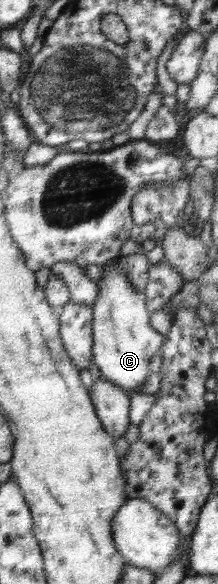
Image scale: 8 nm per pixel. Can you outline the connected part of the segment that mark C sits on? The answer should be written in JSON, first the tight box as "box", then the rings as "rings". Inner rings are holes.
{"box":[92,257,166,395],"rings":[[[121,257],[114,258],[114,260],[110,260],[101,266],[98,287],[100,287],[98,298],[92,306],[92,354],[94,364],[98,366],[102,379],[119,386],[122,391],[130,395],[138,393],[150,376],[150,359],[159,354],[160,346],[164,344],[166,335],[160,334],[150,325],[149,320],[153,314],[146,308],[146,294],[132,288],[132,284],[126,278],[126,270]]]}

